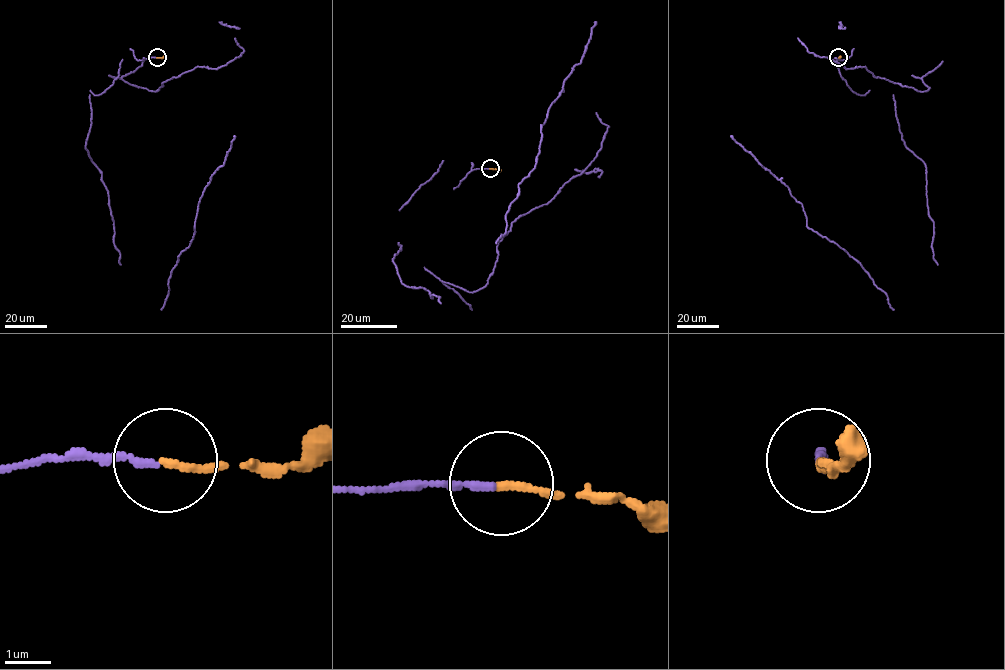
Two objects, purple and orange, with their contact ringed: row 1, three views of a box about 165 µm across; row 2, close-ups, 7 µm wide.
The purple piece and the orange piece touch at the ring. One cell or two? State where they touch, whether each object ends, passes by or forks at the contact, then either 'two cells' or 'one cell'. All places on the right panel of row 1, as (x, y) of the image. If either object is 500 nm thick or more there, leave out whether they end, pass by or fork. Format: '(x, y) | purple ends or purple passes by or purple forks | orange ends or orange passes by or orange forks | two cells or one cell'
(838, 57) | purple ends | orange ends | one cell

